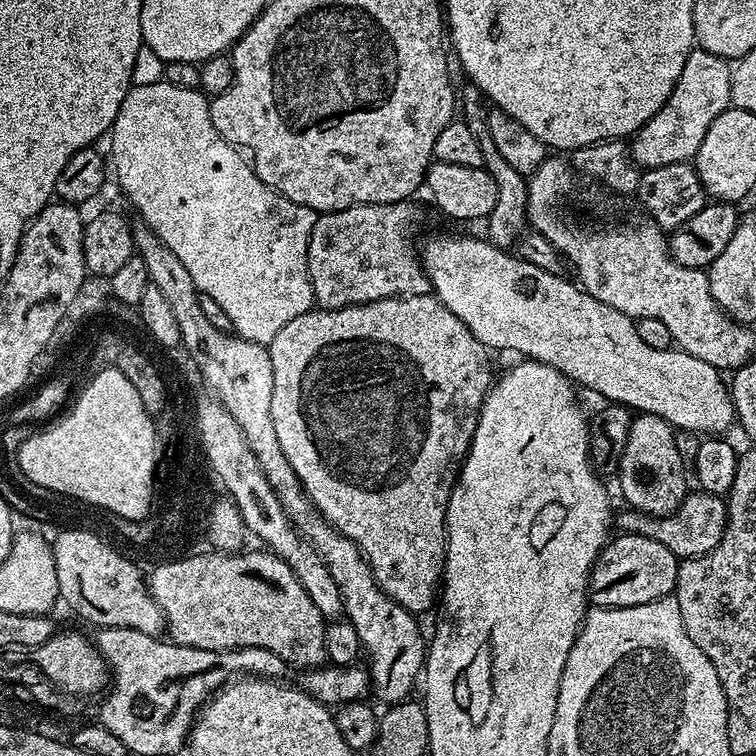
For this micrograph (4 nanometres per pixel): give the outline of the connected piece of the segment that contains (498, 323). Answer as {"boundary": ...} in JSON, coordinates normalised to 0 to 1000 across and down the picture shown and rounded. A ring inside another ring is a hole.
{"boundary":[[[571,312],[562,323],[560,319],[558,348],[561,360],[566,364],[566,369],[571,372],[571,386],[577,396],[587,401],[590,410],[595,410],[598,415],[606,415],[606,421],[611,421],[611,426],[622,437],[622,442],[627,442],[627,447],[632,447],[632,452],[638,452],[642,460],[647,463],[668,460],[672,466],[689,466],[687,468],[689,472],[709,476],[714,481],[721,481],[733,489],[738,489],[746,497],[750,497],[758,509],[766,511],[769,515],[771,515],[770,512],[779,513],[780,517],[790,519],[794,524],[800,524],[800,530],[811,534],[824,534],[831,541],[840,542],[843,546],[858,545],[865,548],[901,573],[905,570],[931,571],[926,574],[958,574],[962,573],[958,570],[963,565],[970,565],[974,544],[968,536],[968,521],[964,509],[960,507],[959,499],[958,503],[952,499],[956,497],[954,488],[939,484],[939,479],[929,479],[929,474],[918,474],[918,468],[901,466],[893,458],[881,463],[870,463],[865,458],[854,458],[854,452],[849,452],[849,447],[844,447],[841,425],[835,418],[812,410],[812,405],[802,405],[802,399],[782,392],[780,388],[767,380],[766,374],[758,373],[755,369],[753,369],[754,372],[746,370],[747,366],[745,364],[724,361],[722,357],[713,356],[712,352],[702,351],[701,347],[688,344],[684,337],[659,327],[649,317],[644,315],[634,317],[630,312]]]}

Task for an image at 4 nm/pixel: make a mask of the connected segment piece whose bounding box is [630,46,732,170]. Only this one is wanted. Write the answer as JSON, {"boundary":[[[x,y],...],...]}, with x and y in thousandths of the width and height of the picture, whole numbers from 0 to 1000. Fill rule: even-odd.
{"boundary":[[[917,62],[876,146],[870,146],[870,151],[865,151],[865,156],[860,156],[860,161],[854,161],[835,181],[836,213],[848,225],[919,213],[929,183],[934,183],[934,172],[939,172],[944,156],[959,148],[967,136],[964,81],[950,71],[939,71],[933,63]]]}

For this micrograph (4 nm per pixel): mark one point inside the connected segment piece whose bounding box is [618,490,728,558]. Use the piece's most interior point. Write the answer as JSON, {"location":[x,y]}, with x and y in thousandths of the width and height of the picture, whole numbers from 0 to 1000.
{"location":[922,696]}

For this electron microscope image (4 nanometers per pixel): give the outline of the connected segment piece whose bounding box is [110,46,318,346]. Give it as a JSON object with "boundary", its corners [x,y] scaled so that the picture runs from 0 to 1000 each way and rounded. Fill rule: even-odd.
{"boundary":[[[188,61],[183,66],[183,77],[177,77],[177,93],[175,94],[176,112],[171,116],[159,142],[156,156],[148,163],[146,171],[146,181],[148,180],[147,226],[148,222],[153,226],[153,238],[159,242],[160,251],[169,258],[171,267],[185,279],[184,290],[194,296],[196,302],[204,304],[204,310],[209,310],[209,315],[214,315],[214,320],[220,320],[220,325],[230,331],[230,336],[241,345],[241,352],[246,352],[246,358],[254,364],[254,377],[259,380],[261,388],[265,392],[283,394],[283,399],[288,399],[288,405],[299,410],[299,421],[304,421],[306,438],[311,443],[353,458],[362,447],[362,442],[373,437],[373,431],[389,426],[389,421],[399,415],[414,411],[413,374],[407,361],[407,321],[410,310],[418,298],[421,282],[410,278],[410,272],[384,267],[384,262],[352,246],[352,241],[347,241],[347,235],[341,235],[341,230],[333,224],[324,202],[299,183],[294,183],[288,172],[283,172],[283,161],[278,156],[276,128],[261,118],[230,114],[224,106],[218,106],[218,83],[218,79],[209,77],[209,71],[204,71],[204,66],[198,66],[194,61]]]}

